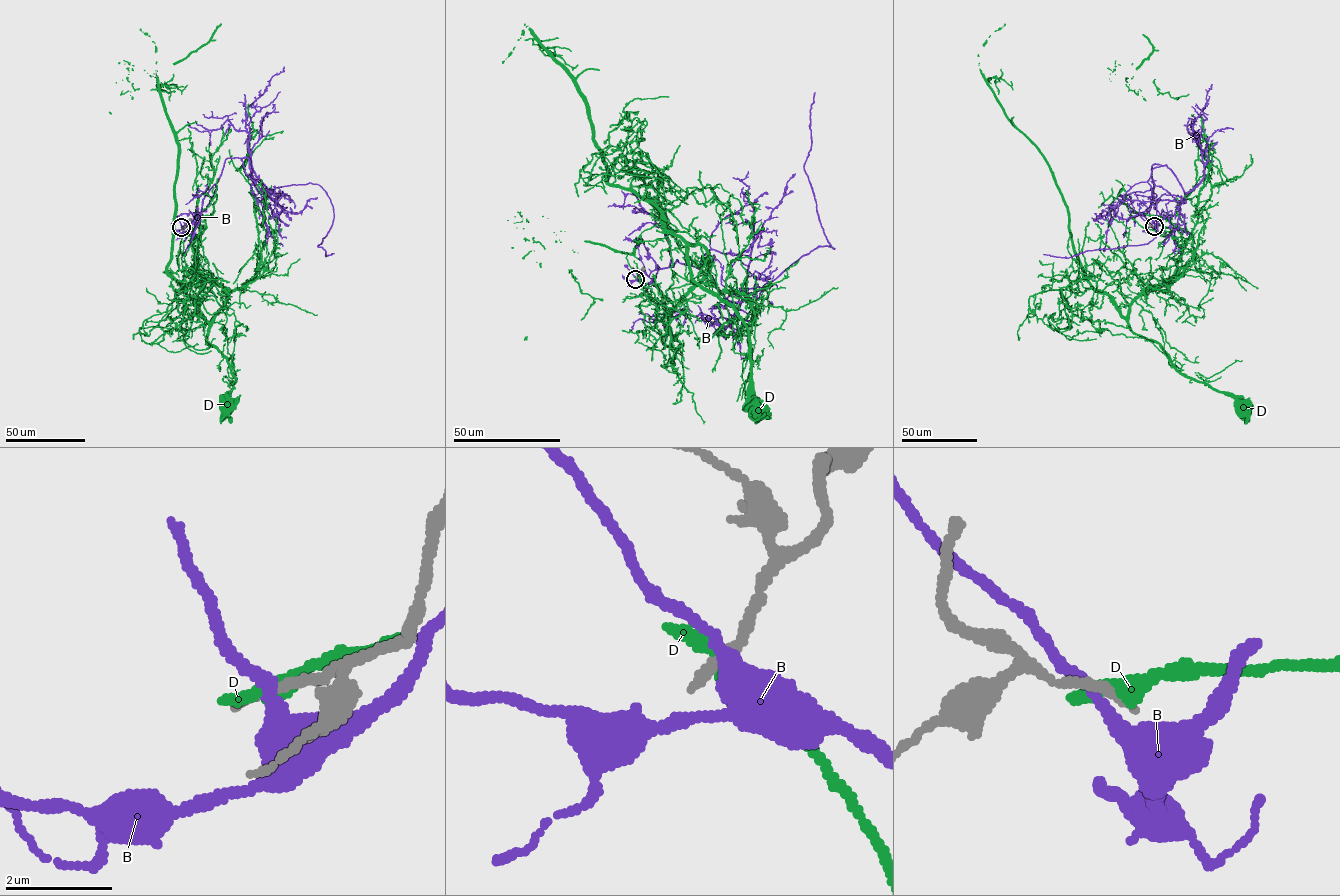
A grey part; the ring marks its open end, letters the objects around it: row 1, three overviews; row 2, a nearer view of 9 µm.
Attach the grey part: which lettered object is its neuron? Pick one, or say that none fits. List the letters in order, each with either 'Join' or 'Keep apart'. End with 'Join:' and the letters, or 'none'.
B: Keep apart
D: Keep apart
Join: none

